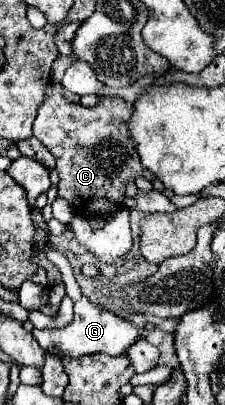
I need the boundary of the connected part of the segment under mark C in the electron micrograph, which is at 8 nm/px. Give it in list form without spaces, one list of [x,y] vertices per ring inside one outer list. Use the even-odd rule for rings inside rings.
[[[50,82],[44,104],[38,108],[34,120],[34,136],[54,154],[60,176],[58,198],[64,198],[78,216],[108,218],[124,208],[126,184],[136,178],[156,180],[140,164],[132,140],[128,140],[128,120],[132,118],[132,104],[122,98],[102,98],[94,108],[68,102],[60,82]]]

